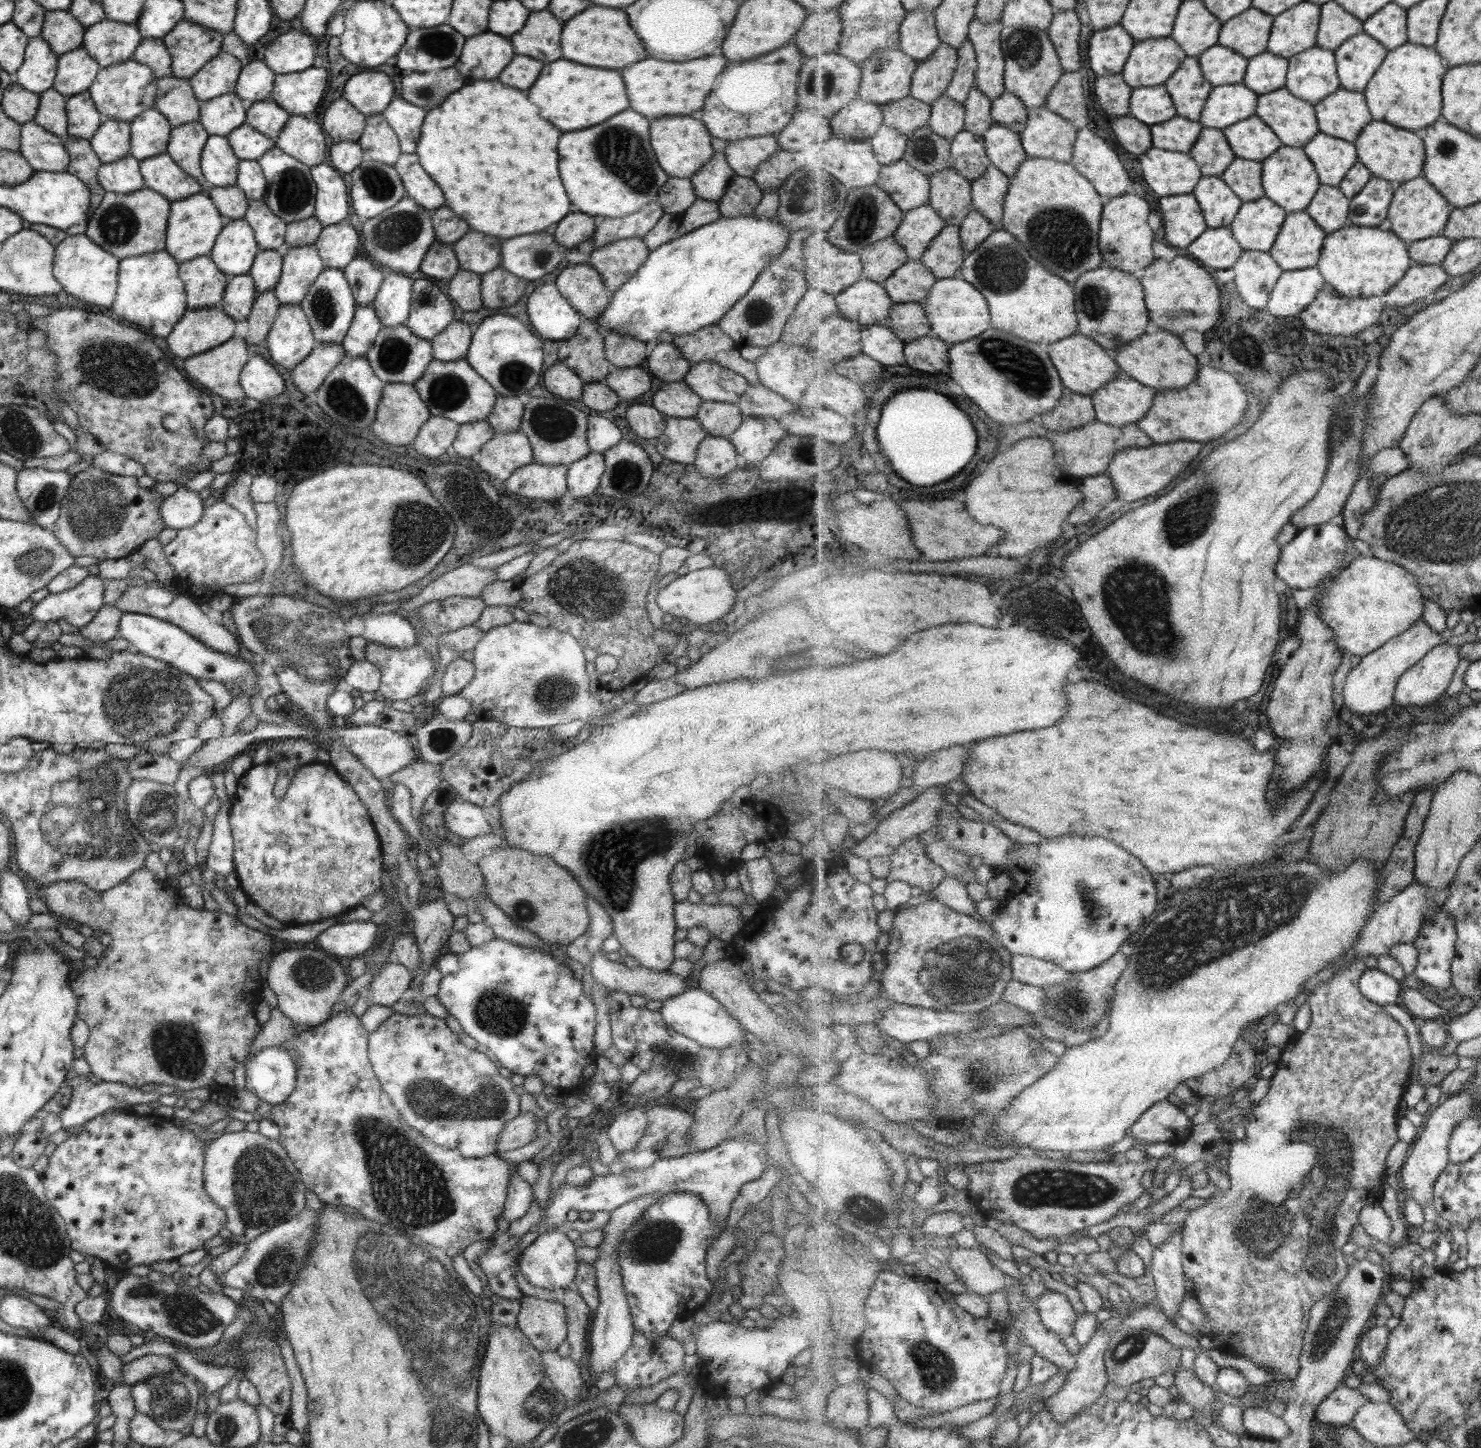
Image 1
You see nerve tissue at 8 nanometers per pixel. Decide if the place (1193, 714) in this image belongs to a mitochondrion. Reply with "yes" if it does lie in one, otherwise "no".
no

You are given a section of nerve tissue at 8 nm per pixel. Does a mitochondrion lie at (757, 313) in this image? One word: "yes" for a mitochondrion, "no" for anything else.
yes

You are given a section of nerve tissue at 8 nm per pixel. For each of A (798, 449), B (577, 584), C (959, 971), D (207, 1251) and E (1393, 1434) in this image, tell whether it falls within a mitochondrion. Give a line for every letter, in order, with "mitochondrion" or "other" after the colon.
A: mitochondrion
B: mitochondrion
C: mitochondrion
D: other
E: other

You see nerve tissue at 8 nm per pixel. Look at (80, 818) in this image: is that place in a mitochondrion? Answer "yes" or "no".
yes

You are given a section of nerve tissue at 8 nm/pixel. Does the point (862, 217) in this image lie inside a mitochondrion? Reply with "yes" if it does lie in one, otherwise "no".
yes

